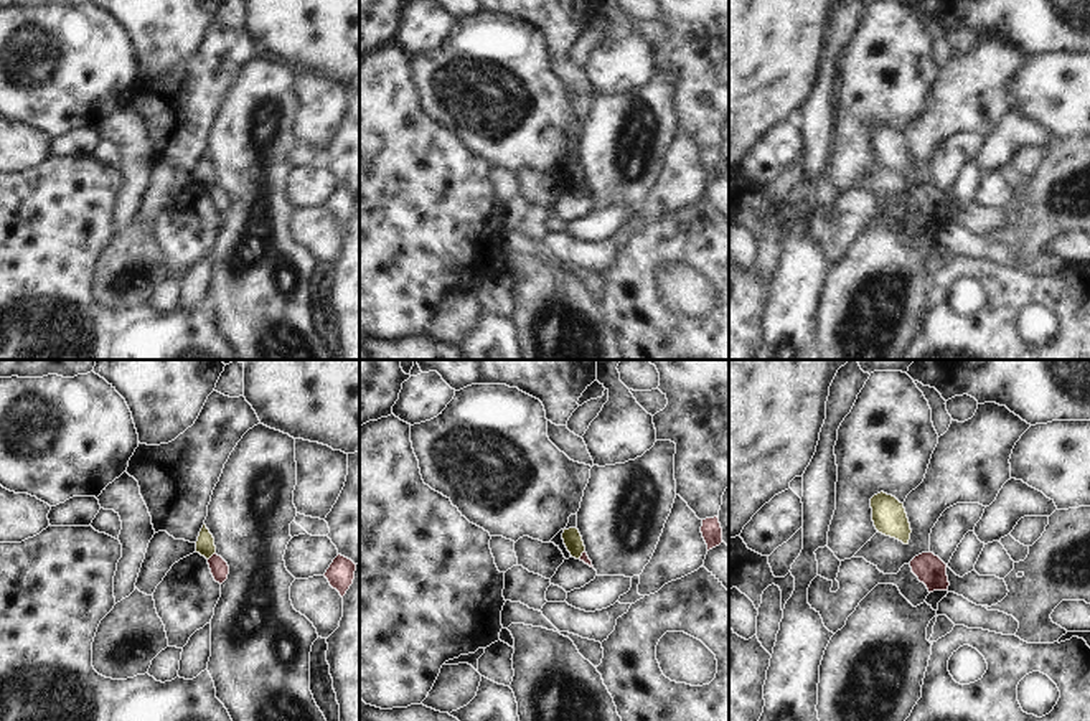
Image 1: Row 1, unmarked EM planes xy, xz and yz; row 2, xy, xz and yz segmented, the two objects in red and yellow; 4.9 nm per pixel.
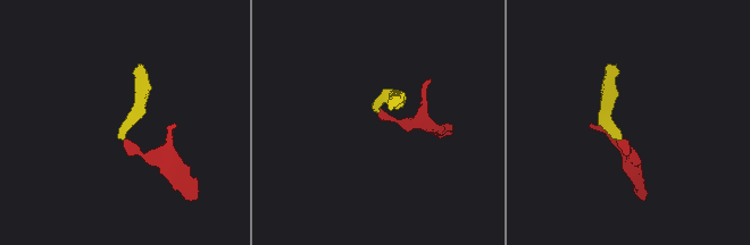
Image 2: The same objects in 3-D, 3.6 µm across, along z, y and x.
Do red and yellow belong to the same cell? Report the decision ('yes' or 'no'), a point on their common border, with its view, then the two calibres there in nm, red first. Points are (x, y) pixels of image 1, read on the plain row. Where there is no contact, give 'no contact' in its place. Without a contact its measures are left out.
no; contact xy (211, 187); calibres 90 and 90 nm

